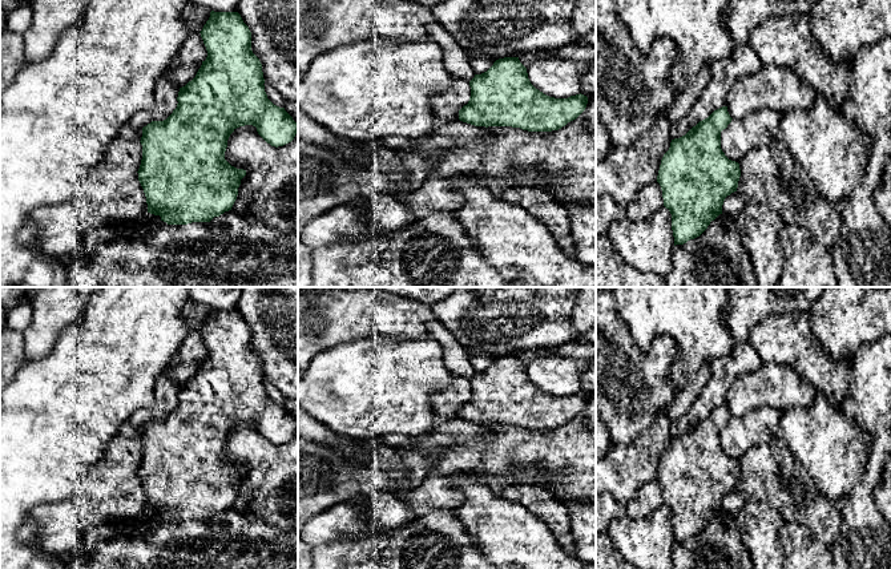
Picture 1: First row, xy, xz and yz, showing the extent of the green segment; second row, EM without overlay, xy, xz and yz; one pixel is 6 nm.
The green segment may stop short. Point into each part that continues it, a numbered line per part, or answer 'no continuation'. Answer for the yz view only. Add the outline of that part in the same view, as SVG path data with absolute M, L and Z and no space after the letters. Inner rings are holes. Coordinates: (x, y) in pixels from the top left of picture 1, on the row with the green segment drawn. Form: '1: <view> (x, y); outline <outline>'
no continuation

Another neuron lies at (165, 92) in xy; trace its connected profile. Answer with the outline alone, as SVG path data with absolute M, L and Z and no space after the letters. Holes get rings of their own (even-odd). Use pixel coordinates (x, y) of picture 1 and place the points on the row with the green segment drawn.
M164 74L154 86L154 106L148 112L141 112L136 121L134 129L138 130L152 121L166 120L177 108L180 88Z

